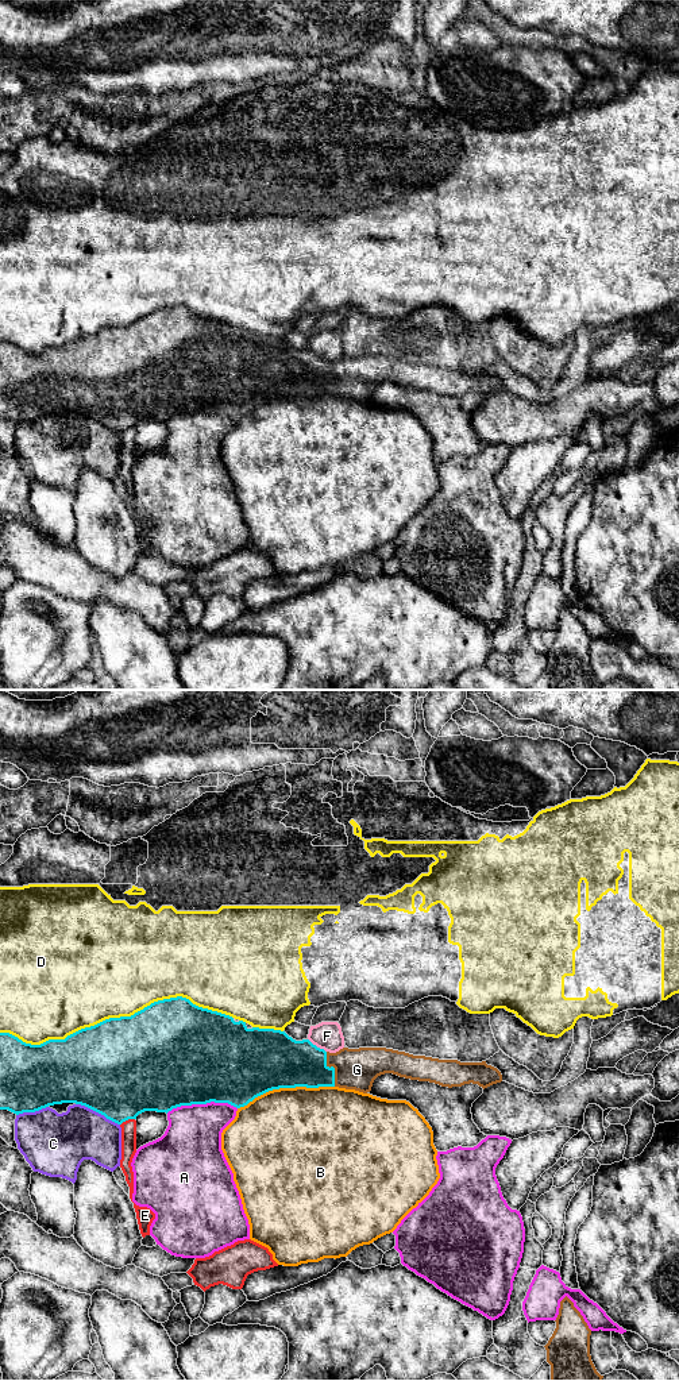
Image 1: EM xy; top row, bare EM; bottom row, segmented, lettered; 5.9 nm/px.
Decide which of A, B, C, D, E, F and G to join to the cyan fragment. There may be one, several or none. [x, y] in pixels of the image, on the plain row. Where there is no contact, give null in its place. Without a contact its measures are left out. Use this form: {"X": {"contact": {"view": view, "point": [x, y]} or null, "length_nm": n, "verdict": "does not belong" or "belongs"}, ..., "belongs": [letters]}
{"A": {"contact": {"view": "xy", "point": [201, 412]}, "length_nm": 420, "verdict": "does not belong"}, "B": {"contact": {"view": "xy", "point": [285, 396]}, "length_nm": 600, "verdict": "does not belong"}, "C": {"contact": {"view": "xy", "point": [97, 420]}, "length_nm": 300, "verdict": "does not belong"}, "D": {"contact": {"view": "xy", "point": [116, 327]}, "length_nm": 1400, "verdict": "does not belong"}, "E": {"contact": {"view": "xy", "point": [127, 428]}, "length_nm": 100, "verdict": "does not belong"}, "F": {"contact": {"view": "xy", "point": [316, 355]}, "length_nm": 140, "verdict": "does not belong"}, "G": {"contact": {"view": "xy", "point": [334, 377]}, "length_nm": 220, "verdict": "belongs"}, "belongs": ["G"]}

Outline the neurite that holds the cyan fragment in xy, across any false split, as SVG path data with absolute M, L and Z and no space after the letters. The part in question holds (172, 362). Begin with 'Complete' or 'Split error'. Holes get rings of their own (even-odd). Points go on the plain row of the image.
Split error. M182 305L154 310L131 325L109 327L65 348L49 348L40 354L26 352L9 342L0 342L0 418L16 424L54 413L76 412L121 433L128 428L136 428L144 420L167 423L181 414L215 410L240 417L255 406L279 397L339 396L367 402L374 389L385 382L448 397L472 391L485 398L502 390L501 381L486 370L439 369L386 356L343 356L329 362L309 348L296 350L281 339L248 337L243 329L235 331L229 324L198 316Z

